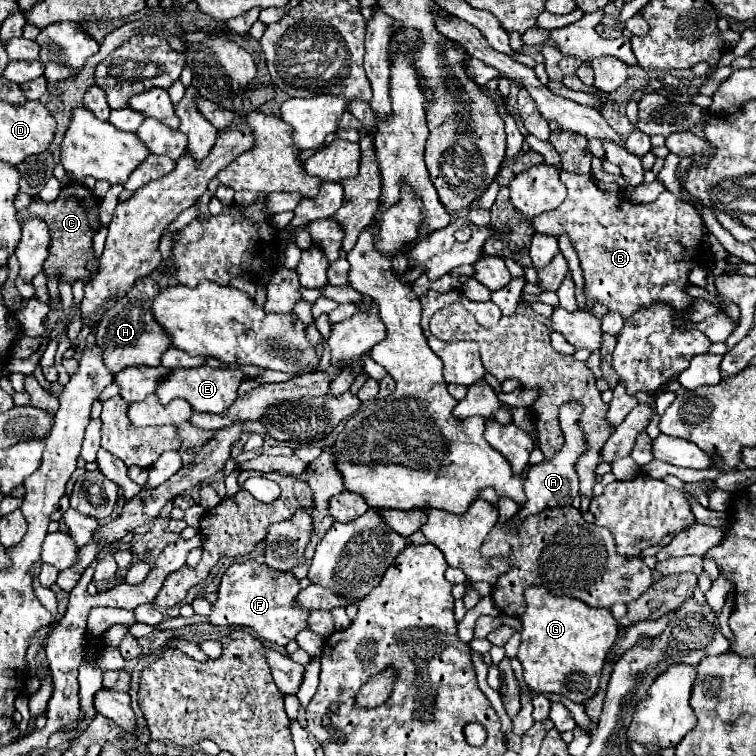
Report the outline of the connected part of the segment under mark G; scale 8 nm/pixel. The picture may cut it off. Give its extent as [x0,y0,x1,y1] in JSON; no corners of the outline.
[517,587,617,703]

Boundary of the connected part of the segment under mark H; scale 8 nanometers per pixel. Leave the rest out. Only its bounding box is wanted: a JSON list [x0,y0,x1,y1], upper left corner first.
[95,279,171,373]

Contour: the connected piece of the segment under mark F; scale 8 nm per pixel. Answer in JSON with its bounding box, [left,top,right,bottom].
[209,559,309,647]

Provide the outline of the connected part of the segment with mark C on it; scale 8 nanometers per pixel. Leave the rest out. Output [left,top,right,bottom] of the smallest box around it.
[17,183,103,285]

